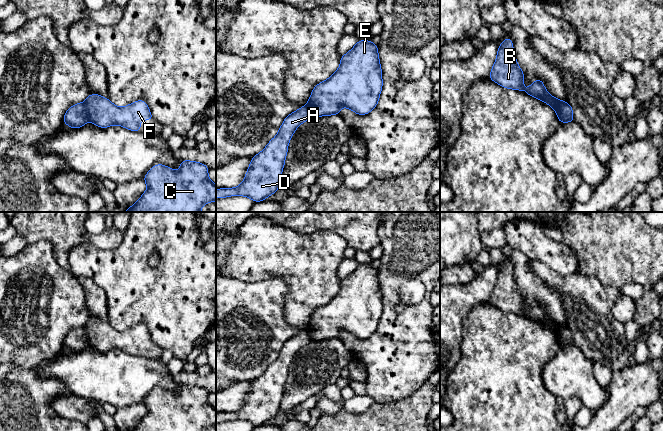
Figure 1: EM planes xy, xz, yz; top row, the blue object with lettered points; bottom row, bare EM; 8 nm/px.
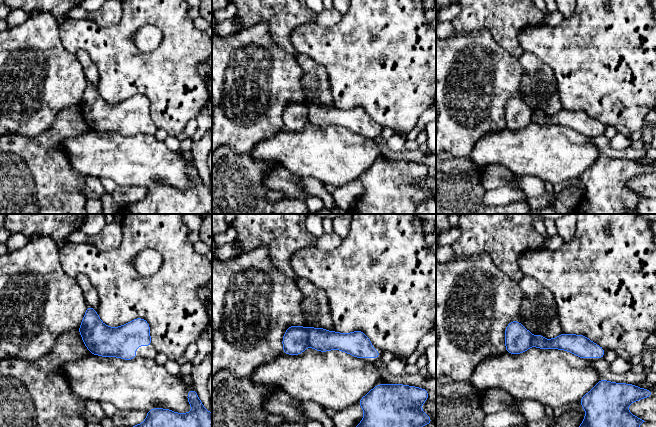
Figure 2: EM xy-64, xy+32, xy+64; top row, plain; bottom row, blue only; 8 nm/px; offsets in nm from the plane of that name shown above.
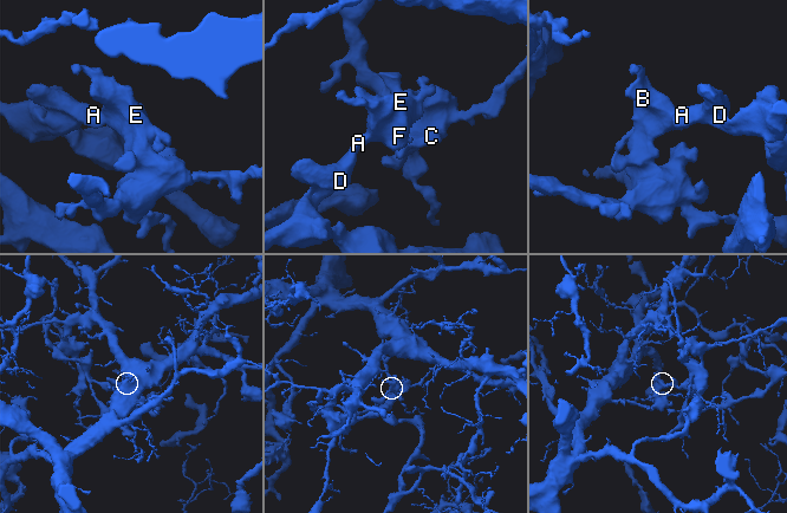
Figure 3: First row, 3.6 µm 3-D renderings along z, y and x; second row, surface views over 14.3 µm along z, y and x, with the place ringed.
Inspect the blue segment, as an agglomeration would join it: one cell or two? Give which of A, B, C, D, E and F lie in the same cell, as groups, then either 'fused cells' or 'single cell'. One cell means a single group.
groups A D / B C E F; fused cells

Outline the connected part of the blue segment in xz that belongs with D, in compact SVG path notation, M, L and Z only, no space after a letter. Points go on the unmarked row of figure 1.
M307 329L297 333L290 339L286 340L284 346L280 350L277 359L268 366L267 370L254 381L247 393L244 405L235 412L220 412L216 414L216 422L226 422L229 420L246 420L252 423L255 427L265 424L267 421L274 418L280 412L280 401L285 388L285 383L288 376L288 368L295 354L299 349L306 346L312 341Z

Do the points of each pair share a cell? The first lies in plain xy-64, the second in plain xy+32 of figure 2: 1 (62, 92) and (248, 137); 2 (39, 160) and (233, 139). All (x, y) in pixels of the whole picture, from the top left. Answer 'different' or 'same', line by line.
1: same
2: different

